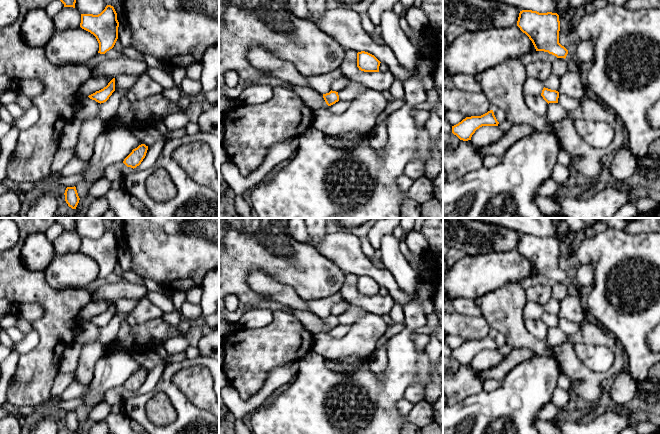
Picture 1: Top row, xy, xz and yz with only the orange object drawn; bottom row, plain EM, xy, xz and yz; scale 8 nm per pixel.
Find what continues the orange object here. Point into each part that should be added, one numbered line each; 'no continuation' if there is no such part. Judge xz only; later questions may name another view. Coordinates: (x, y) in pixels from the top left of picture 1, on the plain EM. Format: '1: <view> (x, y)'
no continuation

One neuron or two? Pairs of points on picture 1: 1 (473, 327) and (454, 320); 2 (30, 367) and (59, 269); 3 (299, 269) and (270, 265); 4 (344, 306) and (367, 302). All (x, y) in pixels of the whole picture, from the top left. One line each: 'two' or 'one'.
1: one
2: two
3: one
4: two

